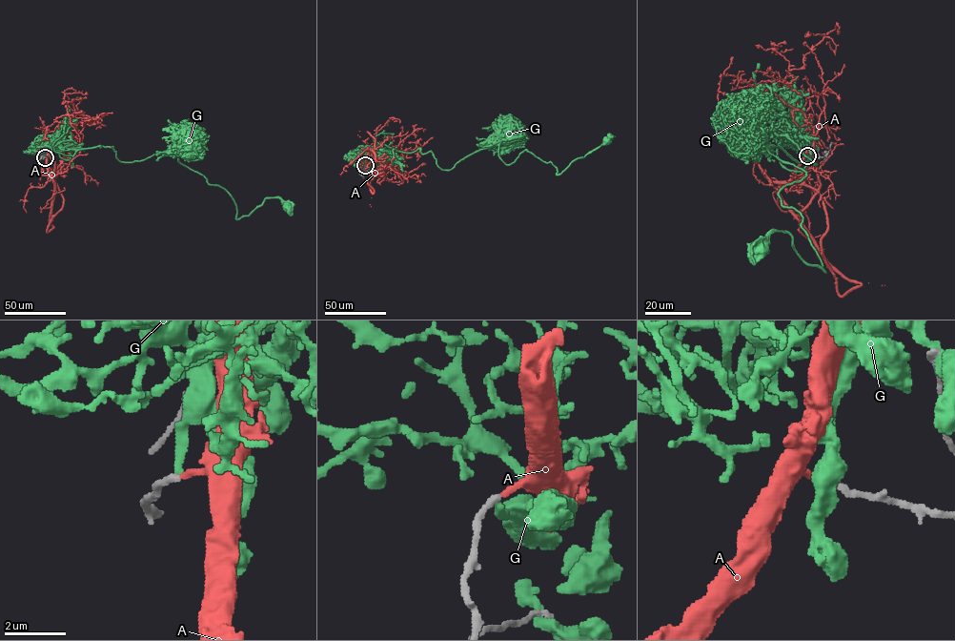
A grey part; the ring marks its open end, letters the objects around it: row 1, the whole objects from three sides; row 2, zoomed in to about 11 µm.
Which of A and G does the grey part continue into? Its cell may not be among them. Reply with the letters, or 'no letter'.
A

